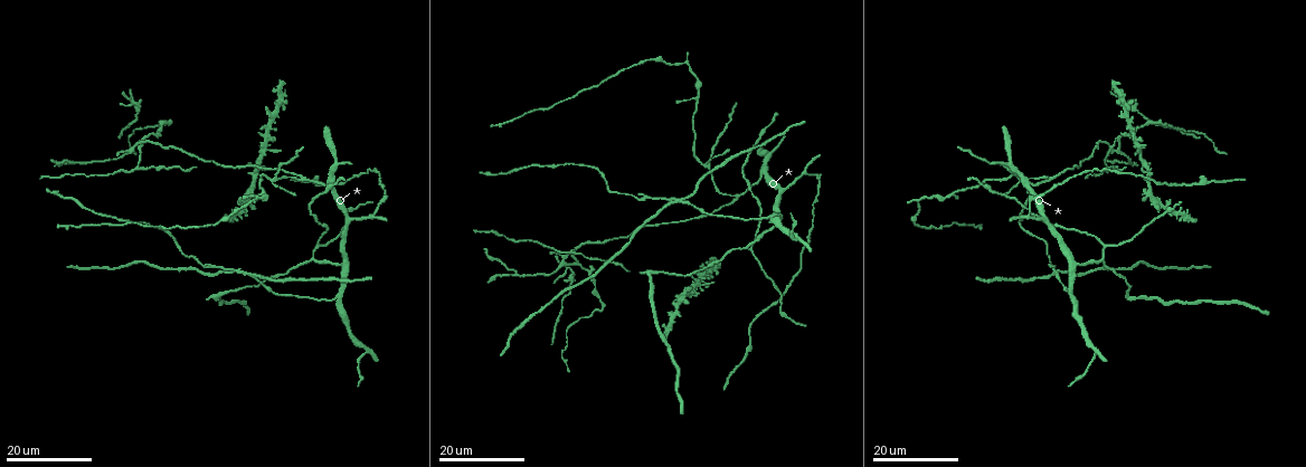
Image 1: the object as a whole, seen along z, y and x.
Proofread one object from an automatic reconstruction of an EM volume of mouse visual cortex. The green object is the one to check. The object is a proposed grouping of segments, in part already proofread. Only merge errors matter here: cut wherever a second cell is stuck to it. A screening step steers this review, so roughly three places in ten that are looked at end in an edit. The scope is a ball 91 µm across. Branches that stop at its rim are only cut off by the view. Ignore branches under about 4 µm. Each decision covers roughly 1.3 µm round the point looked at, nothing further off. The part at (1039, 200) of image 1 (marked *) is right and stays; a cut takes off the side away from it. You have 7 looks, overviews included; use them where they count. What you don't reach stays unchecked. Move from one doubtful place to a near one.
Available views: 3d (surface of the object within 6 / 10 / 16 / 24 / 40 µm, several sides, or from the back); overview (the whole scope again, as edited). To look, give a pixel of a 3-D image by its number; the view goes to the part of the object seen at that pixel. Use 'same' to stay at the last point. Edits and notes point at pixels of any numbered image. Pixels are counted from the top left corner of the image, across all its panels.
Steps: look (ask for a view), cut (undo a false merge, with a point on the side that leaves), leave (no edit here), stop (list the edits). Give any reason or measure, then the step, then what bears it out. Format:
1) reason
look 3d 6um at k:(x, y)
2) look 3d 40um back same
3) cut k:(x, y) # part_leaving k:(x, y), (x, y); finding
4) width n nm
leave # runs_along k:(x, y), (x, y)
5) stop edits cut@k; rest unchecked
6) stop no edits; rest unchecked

look 3d 24um at 1:(762, 174)

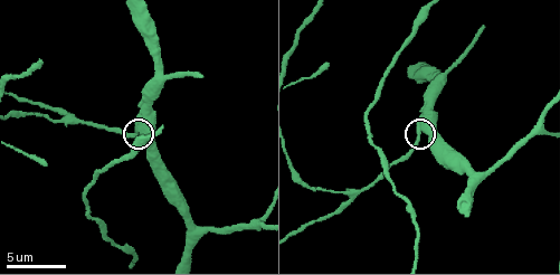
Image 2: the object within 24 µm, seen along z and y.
zoom in
look 3d 10um at 2:(420, 132)

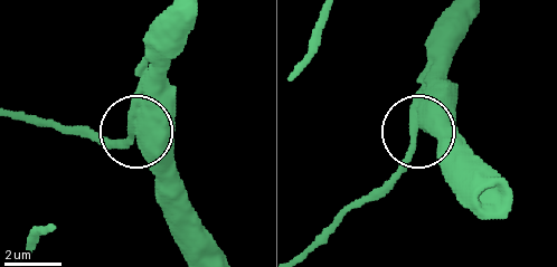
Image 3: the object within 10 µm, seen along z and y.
leave # one cell here

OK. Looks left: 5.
looks like a crossing
look 3d 24um at 1:(274, 179)

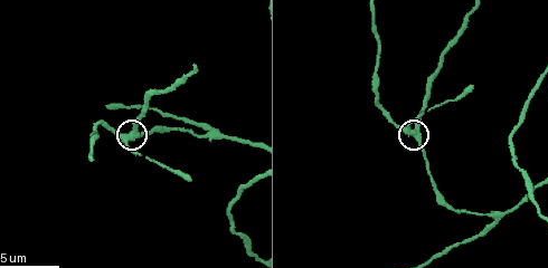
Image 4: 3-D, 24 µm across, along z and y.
look 3d 10um at 4:(414, 133)

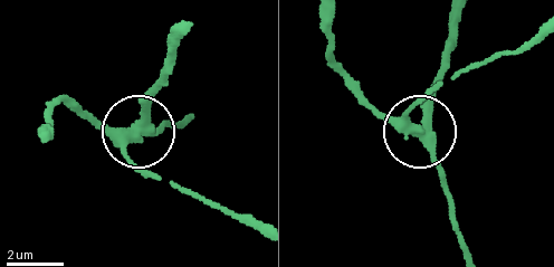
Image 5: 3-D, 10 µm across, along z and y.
side_arm 20 um
cut 5:(146, 95) # part_leaving 5:(144, 122), (178, 38); two cells meet here

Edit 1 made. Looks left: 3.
three-way junction
look 3d 24um at 1:(562, 263)

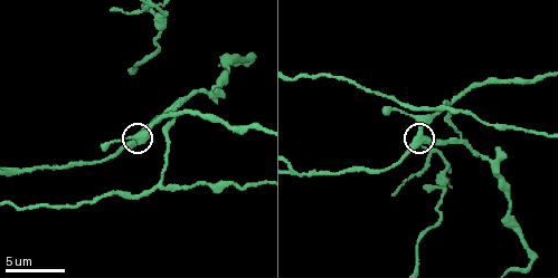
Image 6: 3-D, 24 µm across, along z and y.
closer look
look 3d 10um at 6:(419, 140)

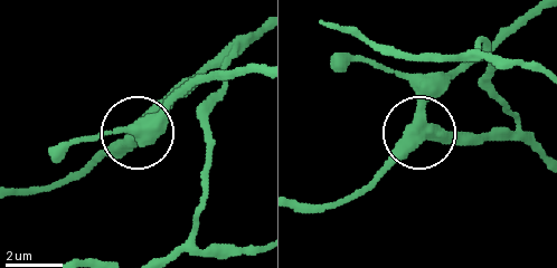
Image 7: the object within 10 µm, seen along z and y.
arms 3
cut 7:(456, 132) # part_leaving 7:(428, 134), (512, 134), (541, 151); a second cell is stuck on

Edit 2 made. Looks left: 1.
stop edits cut@5, cut@7; rest unchecked

